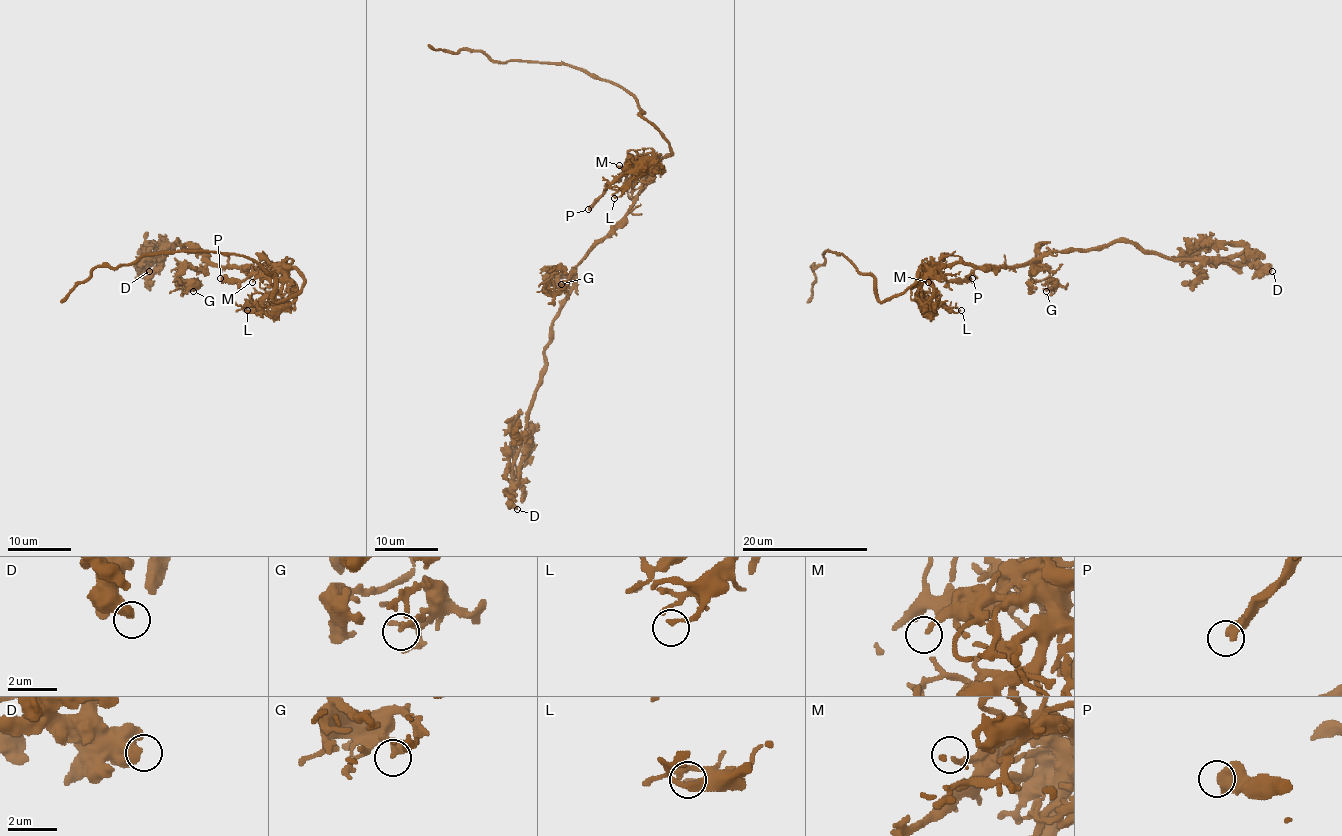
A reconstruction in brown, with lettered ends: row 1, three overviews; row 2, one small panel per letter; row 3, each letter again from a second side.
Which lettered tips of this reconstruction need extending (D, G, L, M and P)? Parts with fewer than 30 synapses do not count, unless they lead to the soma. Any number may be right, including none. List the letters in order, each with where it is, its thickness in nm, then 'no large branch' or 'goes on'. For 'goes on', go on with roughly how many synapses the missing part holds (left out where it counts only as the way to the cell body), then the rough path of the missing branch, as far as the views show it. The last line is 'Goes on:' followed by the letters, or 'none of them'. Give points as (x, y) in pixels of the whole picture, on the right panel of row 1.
D: at (1272, 271); 550 nm thick; no large branch
G: at (1046, 291); 320 nm thick; no large branch
L: at (961, 310); 170 nm thick; no large branch
M: at (928, 282); 200 nm thick; no large branch
P: at (972, 278); 480 nm thick; no large branch
Goes on: none of them

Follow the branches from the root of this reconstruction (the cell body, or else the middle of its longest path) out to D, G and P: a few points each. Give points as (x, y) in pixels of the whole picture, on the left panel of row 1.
D: (277, 264), (215, 266), (203, 252), (187, 250), (177, 242), (163, 258), (148, 264), (149, 271)
G: (277, 264), (206, 264), (192, 283), (193, 291)
P: (277, 264), (266, 275), (248, 275), (242, 280), (220, 278)

